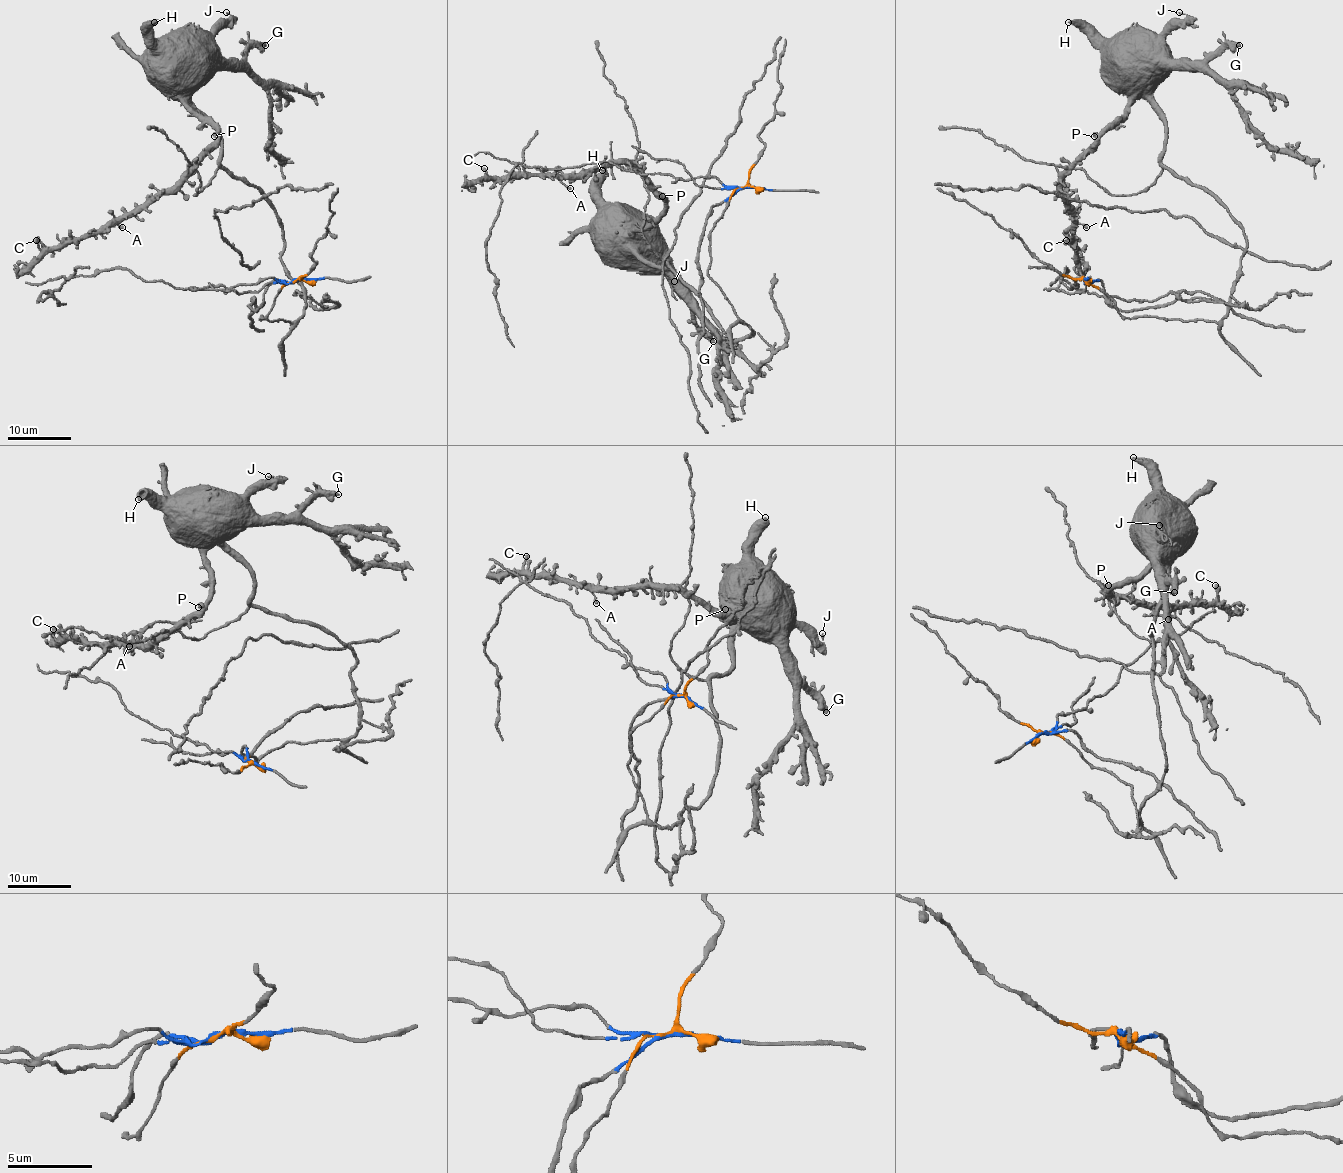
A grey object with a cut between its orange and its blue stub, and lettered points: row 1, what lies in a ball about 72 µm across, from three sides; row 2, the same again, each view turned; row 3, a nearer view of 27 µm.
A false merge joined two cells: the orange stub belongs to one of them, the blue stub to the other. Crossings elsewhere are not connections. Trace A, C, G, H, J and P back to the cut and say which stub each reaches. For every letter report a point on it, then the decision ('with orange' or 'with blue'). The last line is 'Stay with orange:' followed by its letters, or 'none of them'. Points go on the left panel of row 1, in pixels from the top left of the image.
A: place (122, 227); with orange
C: place (36, 240); with orange
G: place (265, 45); with orange
H: place (154, 22); with orange
J: place (226, 12); with orange
P: place (214, 136); with orange
Stay with orange: A, C, G, H, J, P

